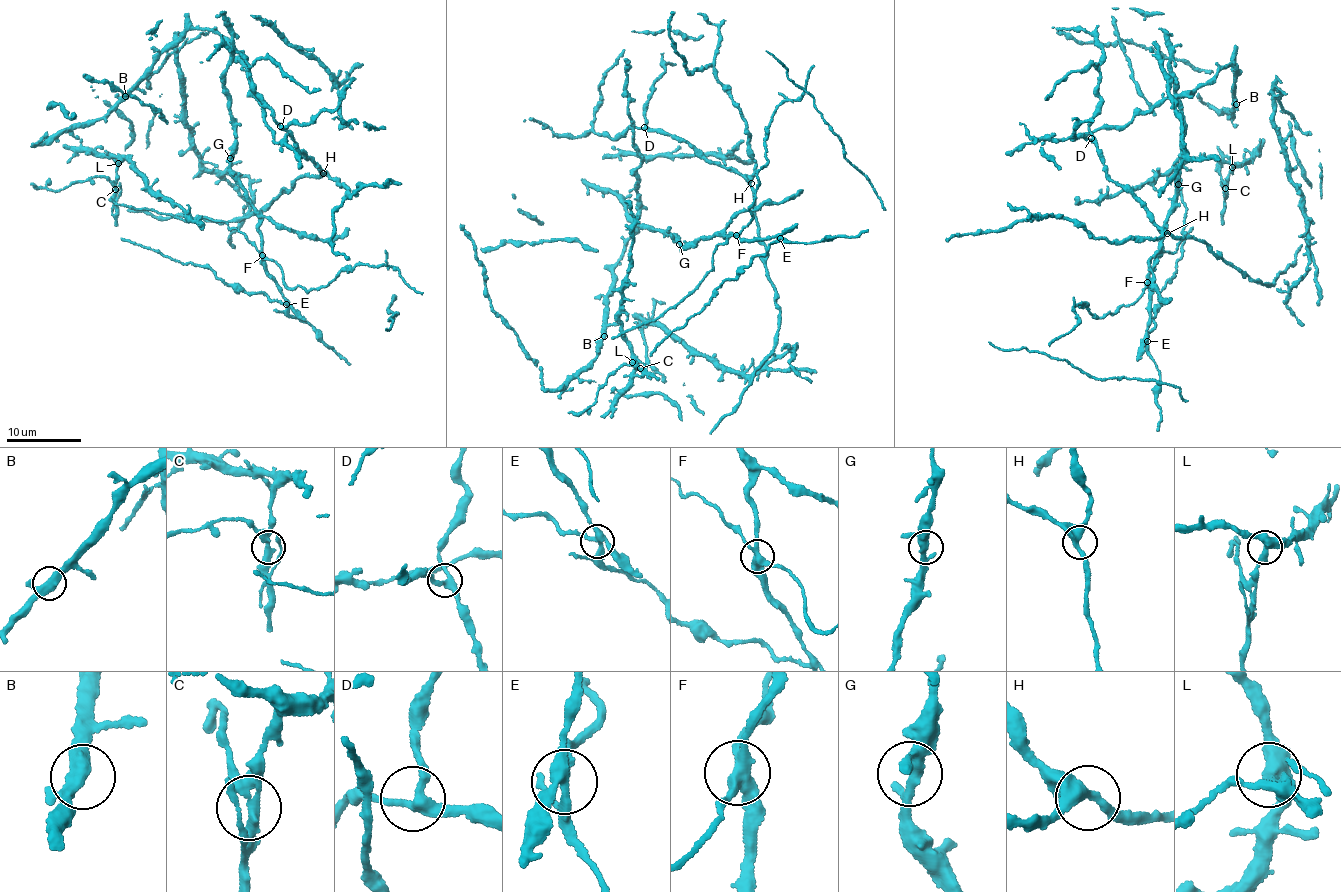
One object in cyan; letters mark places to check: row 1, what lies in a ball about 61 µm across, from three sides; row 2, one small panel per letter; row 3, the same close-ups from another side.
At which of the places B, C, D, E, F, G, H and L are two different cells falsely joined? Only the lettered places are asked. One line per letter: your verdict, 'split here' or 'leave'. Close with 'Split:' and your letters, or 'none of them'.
B: leave
C: split here
D: leave
E: split here
F: split here
G: leave
H: leave
L: leave
Split: C, E, F

